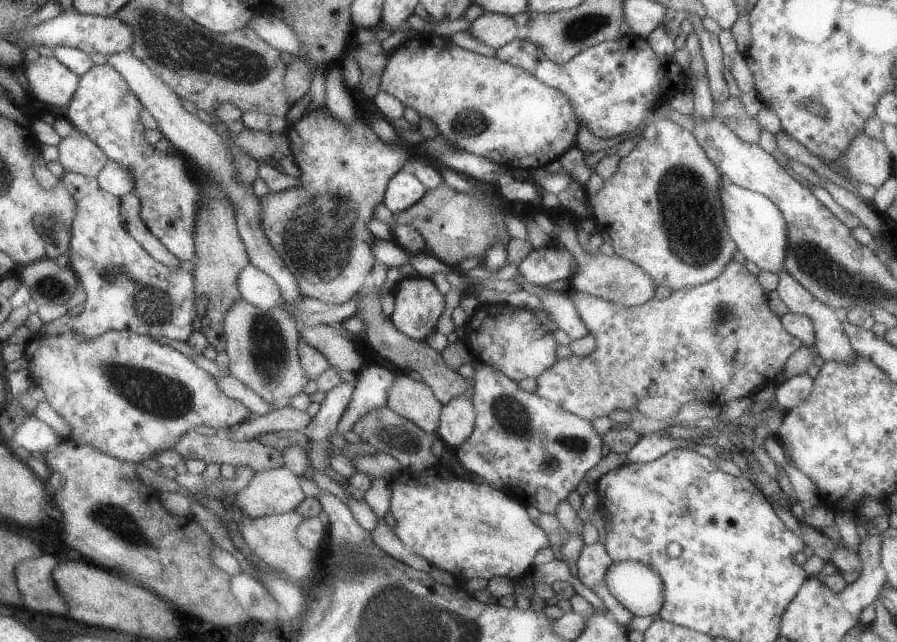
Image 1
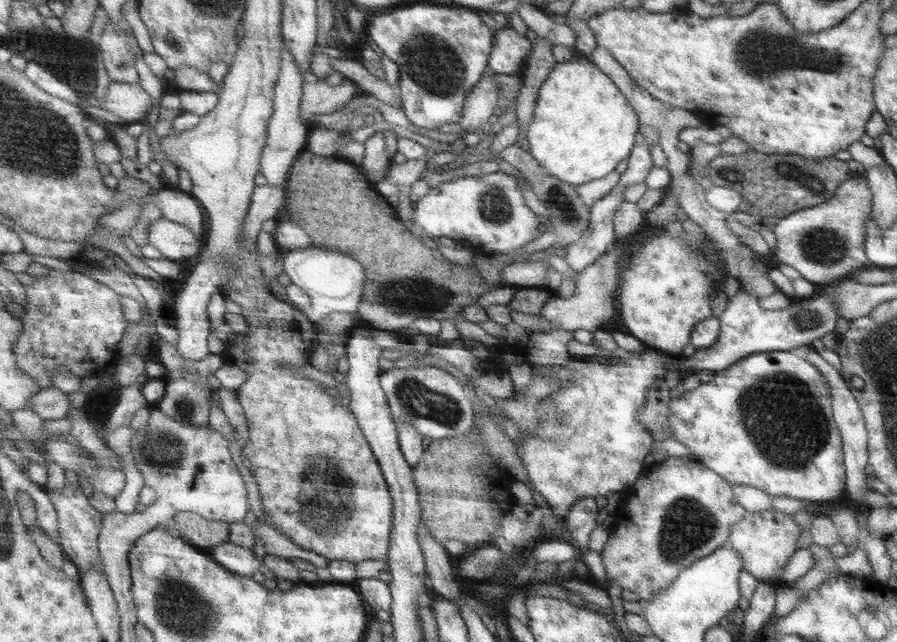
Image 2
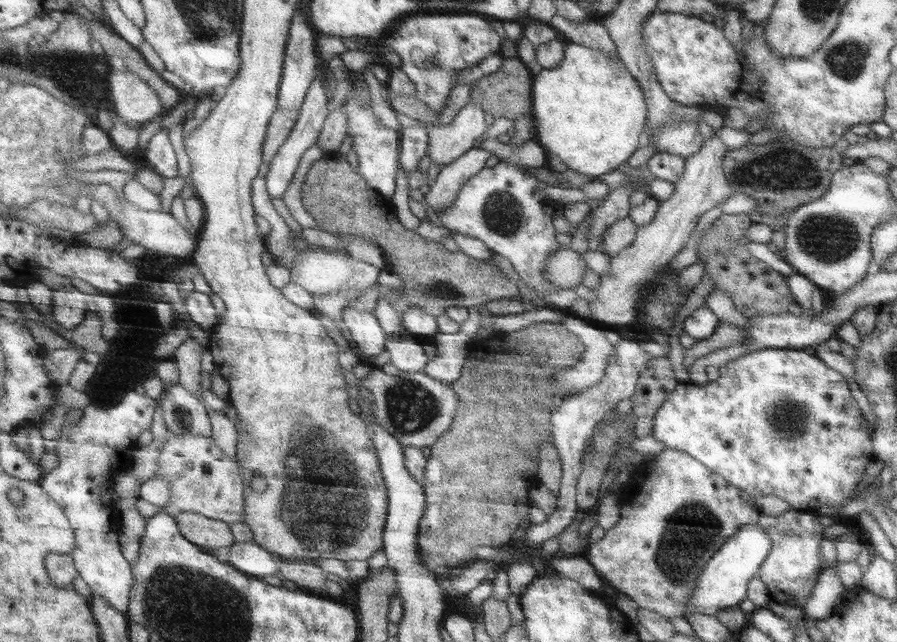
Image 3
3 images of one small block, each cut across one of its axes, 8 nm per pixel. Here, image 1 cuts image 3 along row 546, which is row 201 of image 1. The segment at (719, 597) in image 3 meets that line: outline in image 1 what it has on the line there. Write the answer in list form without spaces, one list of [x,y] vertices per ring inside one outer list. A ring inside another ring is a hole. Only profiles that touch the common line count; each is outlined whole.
[[[723,178],[720,184],[720,200],[724,210],[726,228],[737,250],[744,254],[748,262],[753,262],[762,272],[778,274],[786,268],[788,250],[788,226],[778,210],[778,206],[764,194],[746,190]]]

